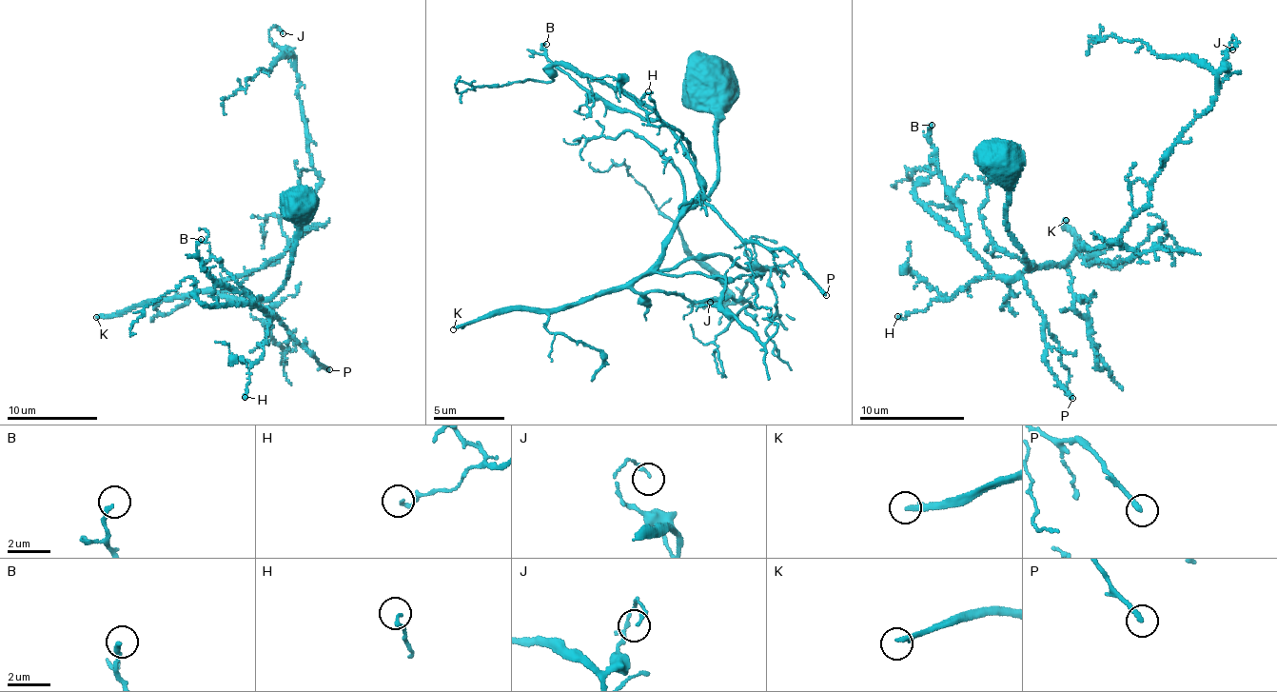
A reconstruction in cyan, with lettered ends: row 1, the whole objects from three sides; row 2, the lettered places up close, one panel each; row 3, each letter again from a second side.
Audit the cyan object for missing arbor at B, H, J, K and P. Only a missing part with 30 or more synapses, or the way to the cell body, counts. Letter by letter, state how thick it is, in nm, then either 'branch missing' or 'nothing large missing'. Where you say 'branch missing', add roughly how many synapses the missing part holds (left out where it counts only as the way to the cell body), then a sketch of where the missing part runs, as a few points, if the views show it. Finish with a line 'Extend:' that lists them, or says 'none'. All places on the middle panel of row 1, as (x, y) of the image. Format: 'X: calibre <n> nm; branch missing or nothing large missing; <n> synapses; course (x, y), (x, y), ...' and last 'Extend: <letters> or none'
B: calibre 190 nm; nothing large missing
H: calibre 150 nm; nothing large missing
J: calibre 140 nm; nothing large missing
K: calibre 240 nm; branch missing; 400 synapses
P: calibre 220 nm; nothing large missing
Extend: K

